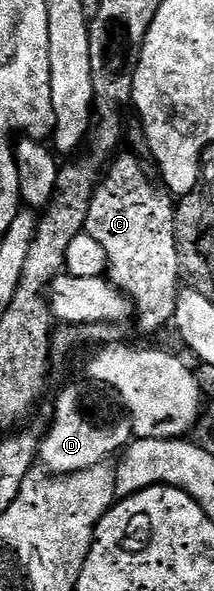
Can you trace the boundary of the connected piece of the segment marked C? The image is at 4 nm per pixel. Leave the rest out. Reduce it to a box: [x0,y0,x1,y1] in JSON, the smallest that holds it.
[85,155,181,332]

